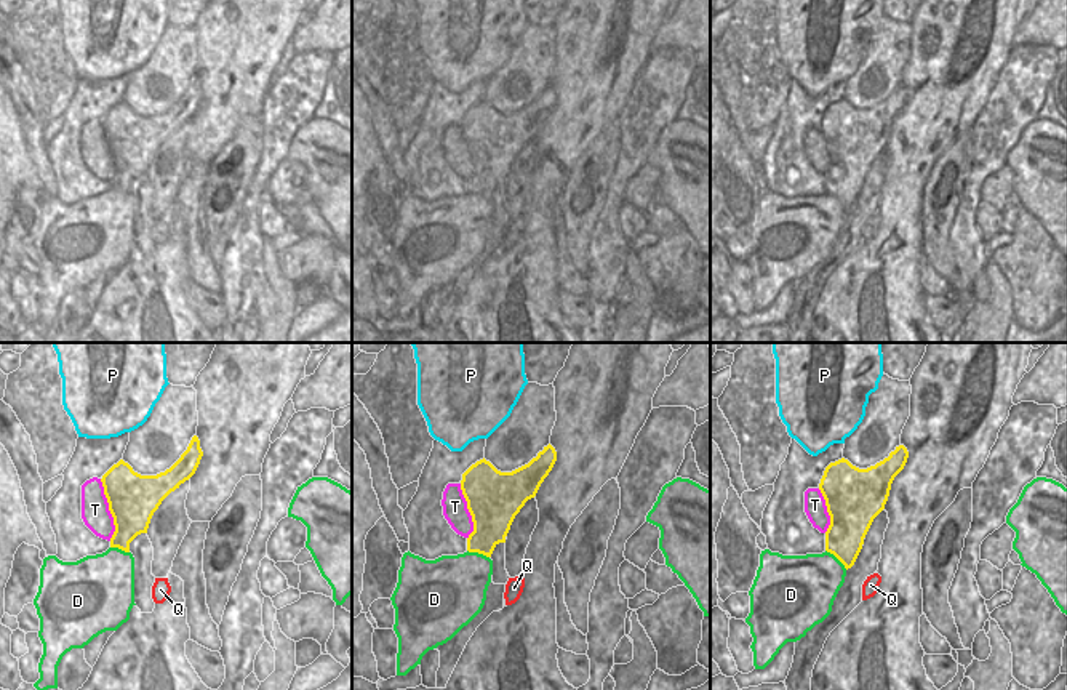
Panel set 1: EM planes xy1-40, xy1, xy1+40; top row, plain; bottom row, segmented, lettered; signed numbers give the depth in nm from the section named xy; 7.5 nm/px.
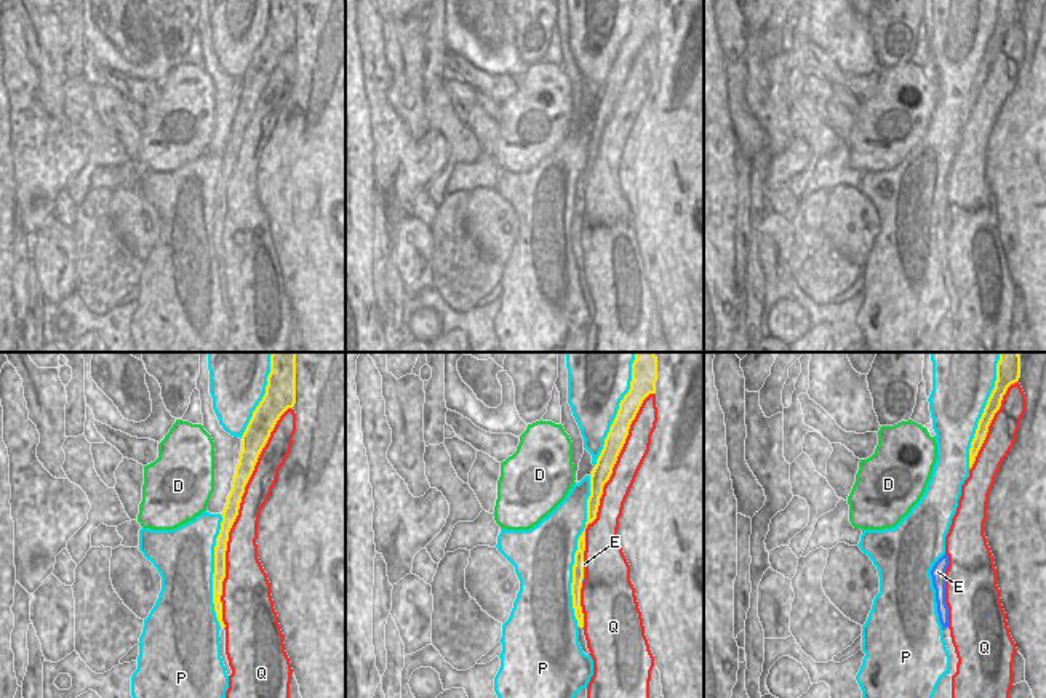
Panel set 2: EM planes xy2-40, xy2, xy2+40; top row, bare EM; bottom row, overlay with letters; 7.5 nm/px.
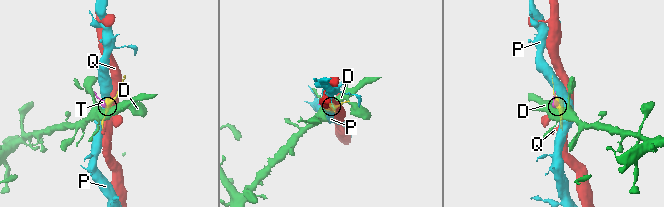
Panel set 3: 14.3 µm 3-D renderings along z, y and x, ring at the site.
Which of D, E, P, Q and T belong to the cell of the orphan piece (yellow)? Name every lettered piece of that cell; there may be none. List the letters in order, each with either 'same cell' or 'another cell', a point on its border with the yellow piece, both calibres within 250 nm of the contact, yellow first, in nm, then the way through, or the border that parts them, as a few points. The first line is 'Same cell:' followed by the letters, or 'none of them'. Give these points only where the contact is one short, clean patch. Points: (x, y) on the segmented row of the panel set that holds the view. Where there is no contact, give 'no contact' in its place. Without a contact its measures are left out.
Same cell: E
D: another cell | xy1+40 (837, 557) | 280/400 nm
E: same cell | xy2 (582, 573) | 100/20 nm | across xy2 (578, 569), (582, 573), (584, 564)
P: another cell | xy2 (576, 551) | 100/460 nm
Q: another cell | xy2 (610, 476) | 140/190 nm
T: another cell | xy1-40 (109, 509) | 380/220 nm | along xy1-40 (99, 479), (114, 525), (111, 540)

